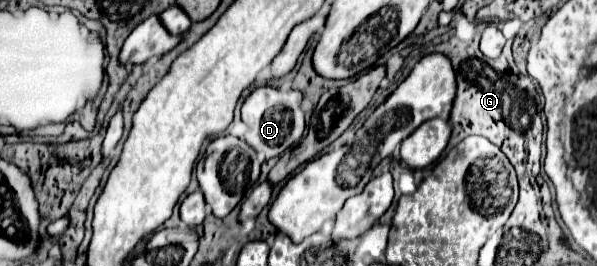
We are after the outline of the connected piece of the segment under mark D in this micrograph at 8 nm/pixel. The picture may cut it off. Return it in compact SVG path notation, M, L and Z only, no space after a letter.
M263 85L253 89L241 107L241 119L247 125L245 141L257 151L261 161L267 161L271 157L279 157L285 151L293 149L305 131L305 119L303 119L303 109L301 109L303 93L297 89L281 91L271 85Z

